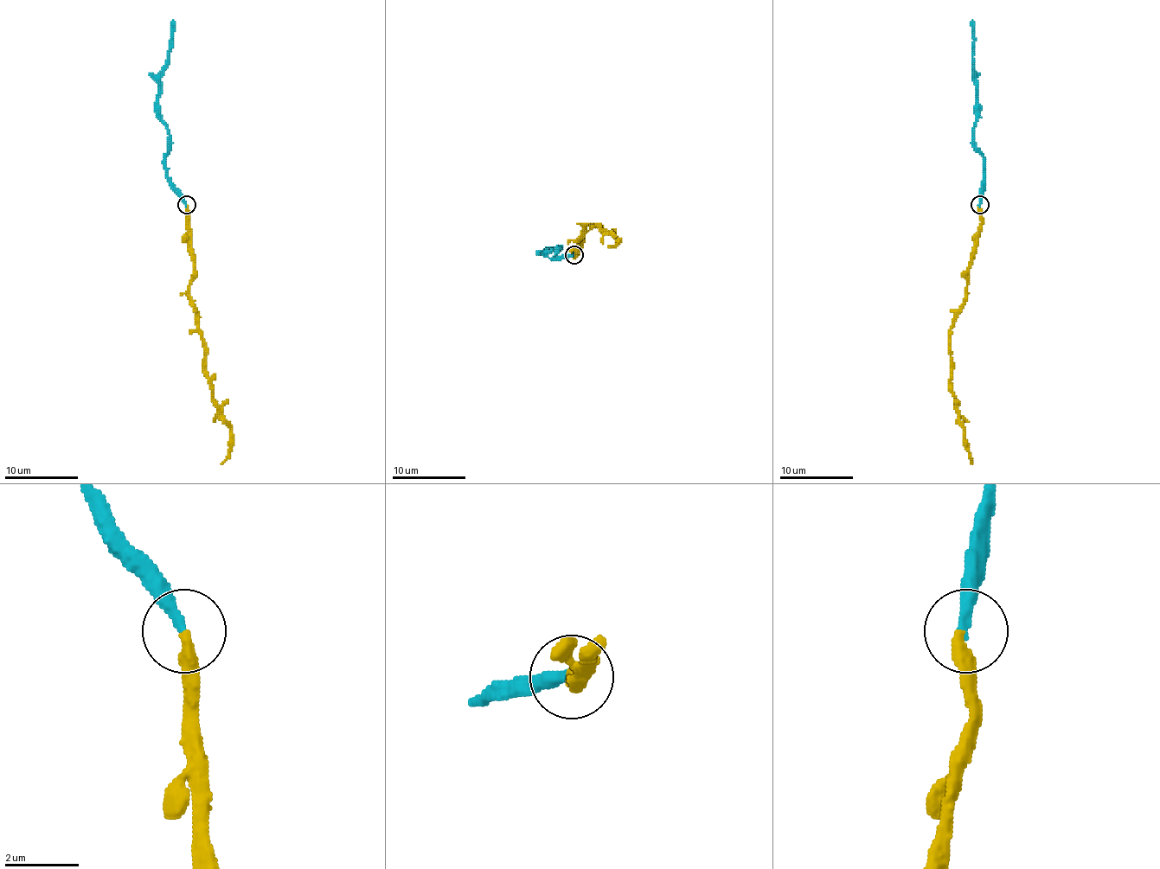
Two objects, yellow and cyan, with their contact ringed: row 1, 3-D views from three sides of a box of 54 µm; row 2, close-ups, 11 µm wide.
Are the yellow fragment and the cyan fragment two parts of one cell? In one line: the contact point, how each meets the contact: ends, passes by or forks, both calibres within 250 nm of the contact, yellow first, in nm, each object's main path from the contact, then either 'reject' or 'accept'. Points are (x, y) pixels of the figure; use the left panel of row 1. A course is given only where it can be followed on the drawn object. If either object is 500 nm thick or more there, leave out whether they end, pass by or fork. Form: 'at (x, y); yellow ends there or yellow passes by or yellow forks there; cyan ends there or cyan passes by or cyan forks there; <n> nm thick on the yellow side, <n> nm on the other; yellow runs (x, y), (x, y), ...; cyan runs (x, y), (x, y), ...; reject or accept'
at (186, 205); yellow ends there; cyan ends there; 320 nm thick on the yellow side, 280 nm on the other; yellow runs (186, 205), (193, 269), (189, 300), (201, 329), (204, 375), (217, 416), (229, 429), (229, 450), (221, 463); cyan runs (186, 205), (183, 195), (167, 175), (169, 130), (160, 117), (158, 104), (158, 73), (167, 58), (173, 20); accept

